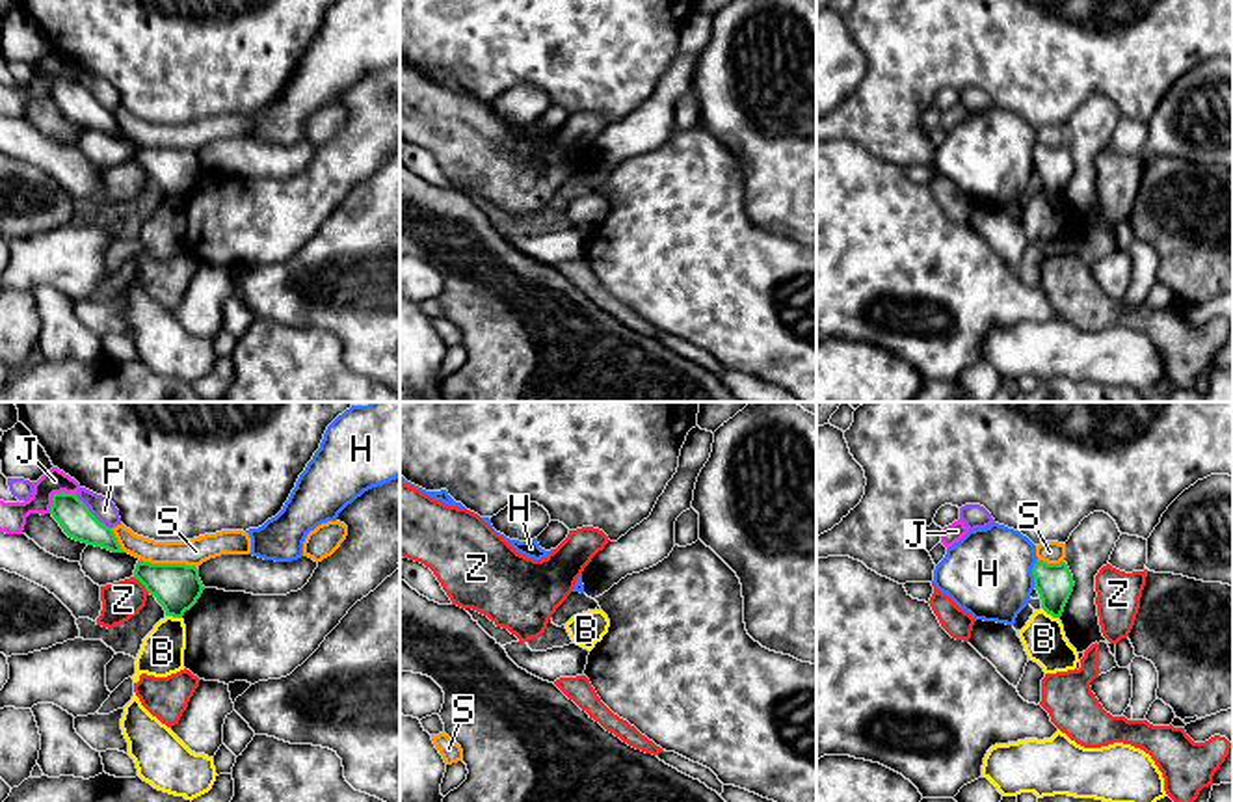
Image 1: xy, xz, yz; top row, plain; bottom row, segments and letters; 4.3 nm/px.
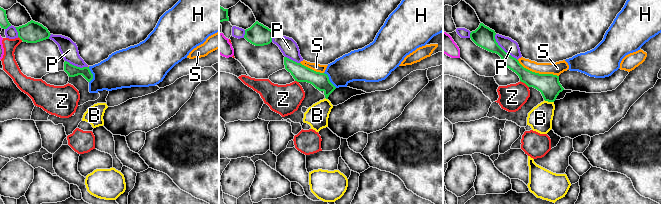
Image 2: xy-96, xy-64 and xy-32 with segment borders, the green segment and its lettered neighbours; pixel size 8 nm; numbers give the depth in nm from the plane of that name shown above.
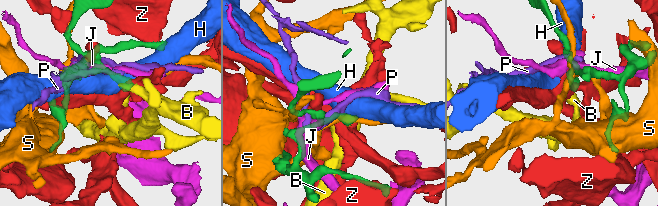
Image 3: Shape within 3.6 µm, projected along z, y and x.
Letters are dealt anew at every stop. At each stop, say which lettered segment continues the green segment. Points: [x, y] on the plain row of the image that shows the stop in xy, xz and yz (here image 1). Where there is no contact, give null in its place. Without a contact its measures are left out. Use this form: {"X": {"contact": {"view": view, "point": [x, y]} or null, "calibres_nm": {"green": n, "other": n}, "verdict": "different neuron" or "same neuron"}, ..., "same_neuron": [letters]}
{"B": {"contact": {"view": "xy", "point": [173, 200]}, "calibres_nm": {"green": 200, "other": 190}, "verdict": "different neuron"}, "H": {"contact": {"view": "yz", "point": [1033, 157]}, "calibres_nm": {"green": 160, "other": 380}, "verdict": "different neuron"}, "J": {"contact": {"view": "xy", "point": [54, 77]}, "calibres_nm": {"green": 140, "other": 110}, "verdict": "different neuron"}, "P": {"contact": {"view": "xy", "point": [90, 95]}, "calibres_nm": {"green": 140, "other": 100}, "verdict": "different neuron"}, "S": {"contact": {"view": "xy", "point": [168, 147]}, "calibres_nm": {"green": 200, "other": 120}, "verdict": "different neuron"}, "Z": {"contact": {"view": "xy", "point": [142, 166]}, "calibres_nm": {"green": 200, "other": 160}, "verdict": "different neuron"}, "same_neuron": []}

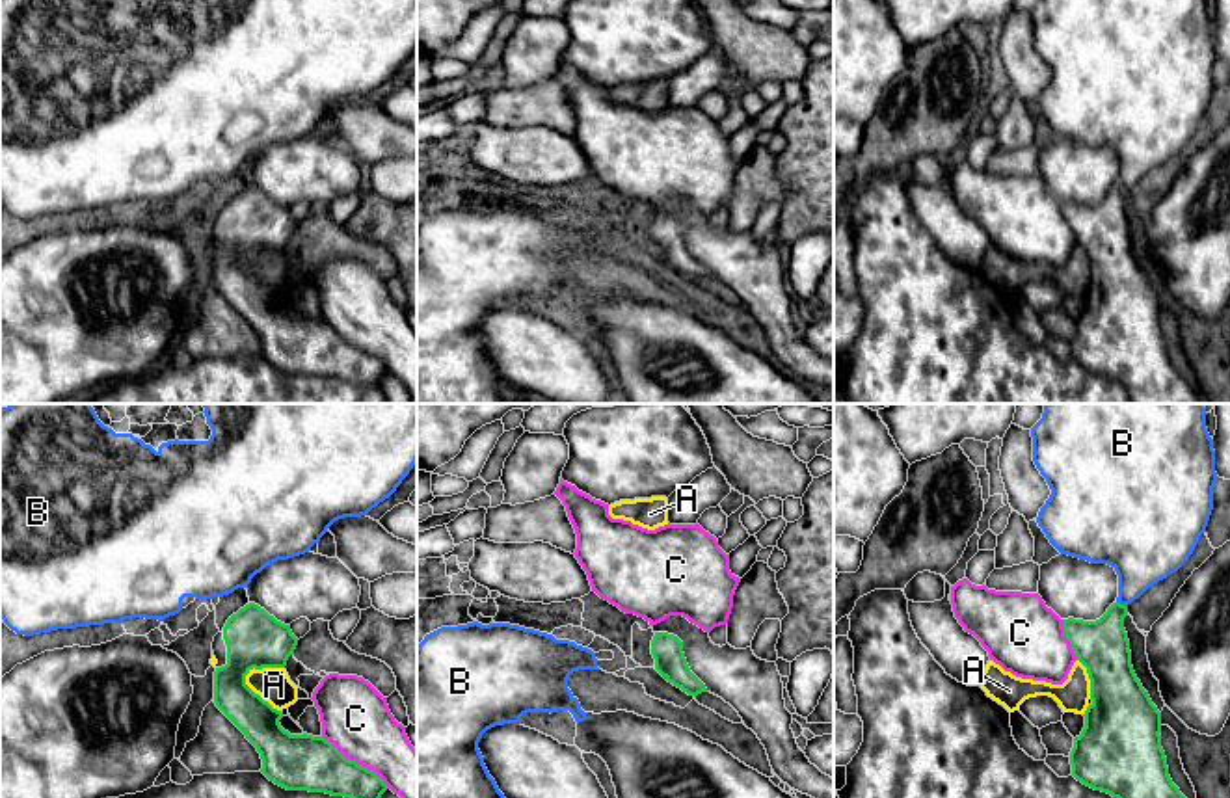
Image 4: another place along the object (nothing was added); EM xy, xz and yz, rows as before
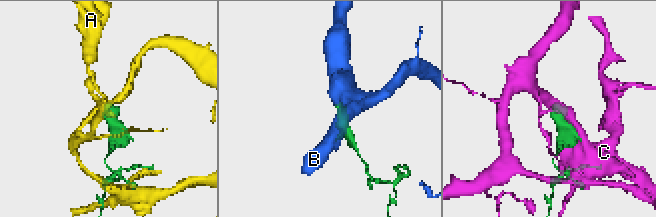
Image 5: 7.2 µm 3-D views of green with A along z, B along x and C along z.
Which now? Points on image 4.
{"A": {"contact": {"view": "xy", "point": [254, 276]}, "calibres_nm": {"green": 240, "other": 150}, "verdict": "different neuron"}, "B": {"contact": {"view": "yz", "point": [1123, 188]}, "calibres_nm": {"green": 240, "other": 300}, "verdict": "same neuron"}, "C": {"contact": {"view": "xy", "point": [354, 345]}, "calibres_nm": {"green": 240, "other": 300}, "verdict": "different neuron"}, "same_neuron": ["B"]}

